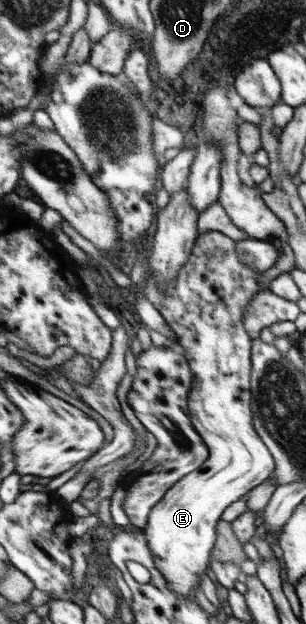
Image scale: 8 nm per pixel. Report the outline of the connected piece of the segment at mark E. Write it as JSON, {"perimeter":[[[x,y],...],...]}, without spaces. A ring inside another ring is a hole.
{"perimeter":[[[209,231],[200,234],[196,237],[195,246],[192,248],[192,252],[188,256],[185,264],[181,266],[174,283],[171,283],[164,290],[163,296],[155,296],[154,276],[151,275],[151,270],[149,270],[149,276],[145,286],[143,286],[143,296],[151,302],[157,309],[157,312],[164,318],[166,325],[174,332],[174,339],[178,349],[184,352],[184,356],[189,356],[189,369],[193,368],[192,376],[197,376],[197,384],[193,384],[193,396],[188,396],[188,416],[193,416],[193,424],[197,424],[197,432],[201,432],[200,437],[202,440],[205,440],[205,444],[209,444],[209,464],[205,464],[204,469],[199,468],[185,475],[179,482],[169,488],[168,491],[165,491],[163,498],[161,498],[159,502],[153,506],[151,512],[149,512],[147,516],[147,526],[143,528],[149,549],[152,550],[152,556],[154,560],[156,560],[157,570],[160,570],[161,577],[164,577],[165,582],[168,582],[169,590],[172,590],[173,593],[181,597],[187,597],[187,599],[194,599],[193,593],[195,592],[195,588],[199,587],[199,575],[205,573],[205,569],[209,564],[209,554],[215,549],[215,540],[218,537],[218,523],[221,512],[223,512],[231,502],[235,502],[239,496],[243,496],[245,492],[249,492],[251,488],[255,488],[257,484],[261,484],[265,478],[269,478],[269,474],[273,472],[271,453],[267,450],[263,442],[261,442],[253,426],[251,426],[251,409],[249,408],[249,368],[251,368],[251,366],[249,366],[249,344],[251,344],[251,340],[249,340],[249,336],[247,336],[241,324],[241,318],[239,318],[239,314],[243,314],[245,305],[252,299],[252,296],[258,292],[267,291],[268,288],[263,289],[261,285],[258,285],[257,278],[259,278],[263,272],[254,272],[252,268],[241,264],[241,262],[237,260],[237,254],[235,254],[234,248],[235,242],[233,242],[233,239],[229,240],[228,236],[223,236],[220,232]]]}

